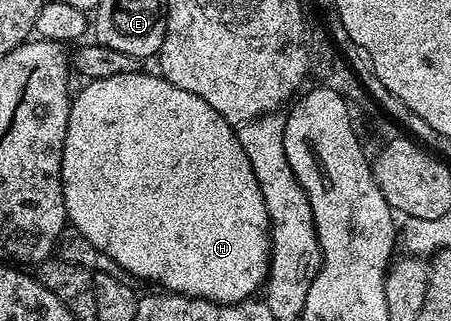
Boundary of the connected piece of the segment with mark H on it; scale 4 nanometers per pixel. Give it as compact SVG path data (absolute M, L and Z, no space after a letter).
M155 72L123 73L110 75L110 79L88 81L82 91L71 98L68 107L68 126L66 127L66 143L62 151L62 195L64 206L68 212L71 228L82 231L98 251L110 255L118 267L122 267L133 278L141 277L144 281L153 281L153 286L170 293L185 293L188 297L201 297L207 301L216 301L219 305L238 305L253 296L256 288L265 284L268 275L268 258L270 256L270 234L268 232L268 212L262 199L262 191L258 187L258 179L254 179L254 171L250 167L250 159L246 159L246 151L242 151L242 143L236 138L236 129L206 99L198 99L198 95L190 95L190 91L182 91L182 87L174 87L165 77Z

